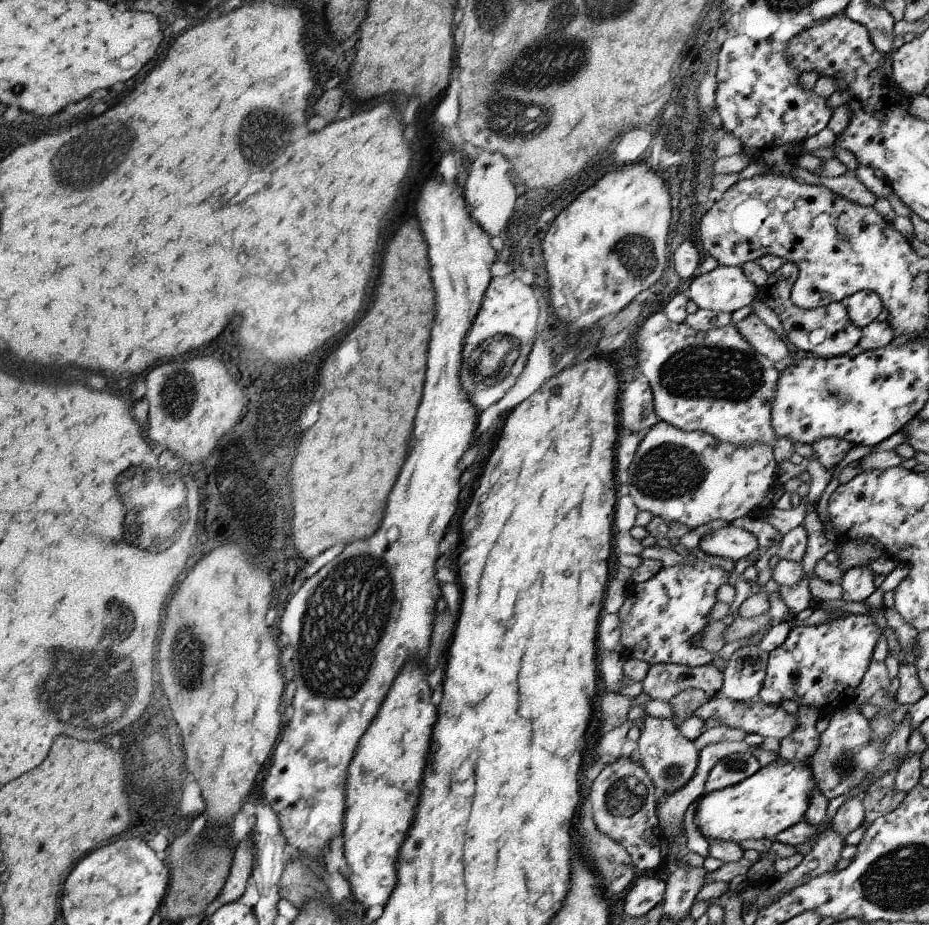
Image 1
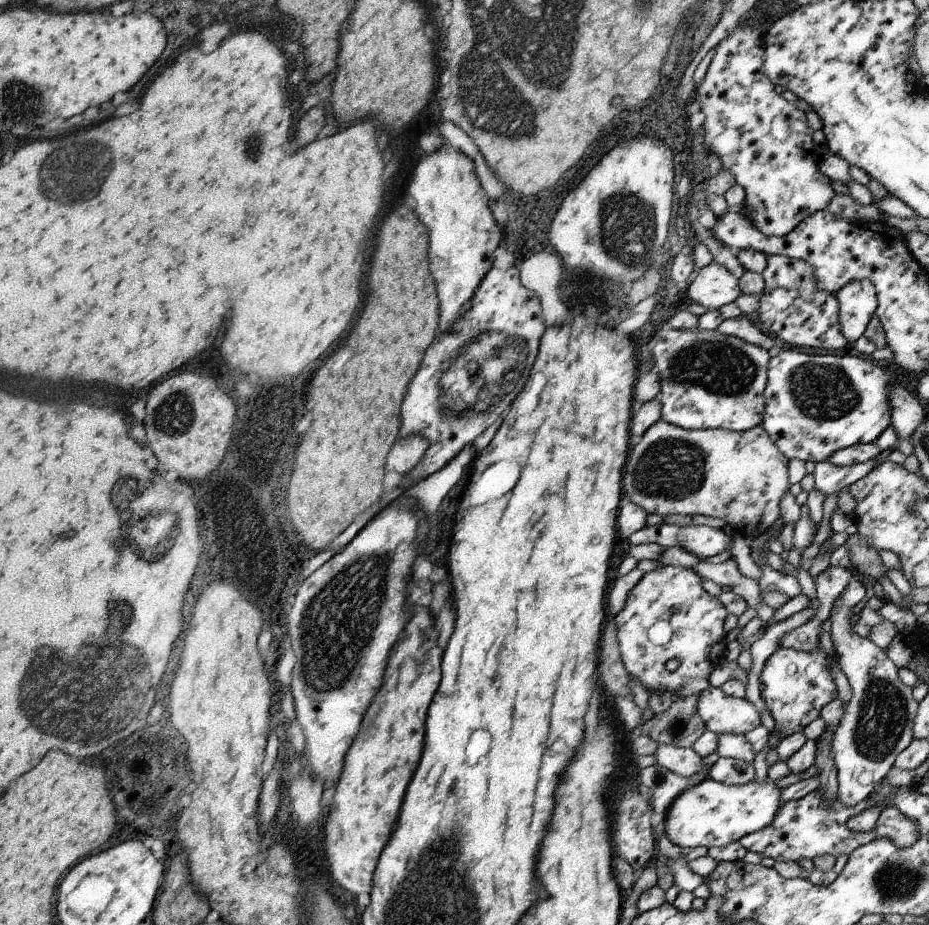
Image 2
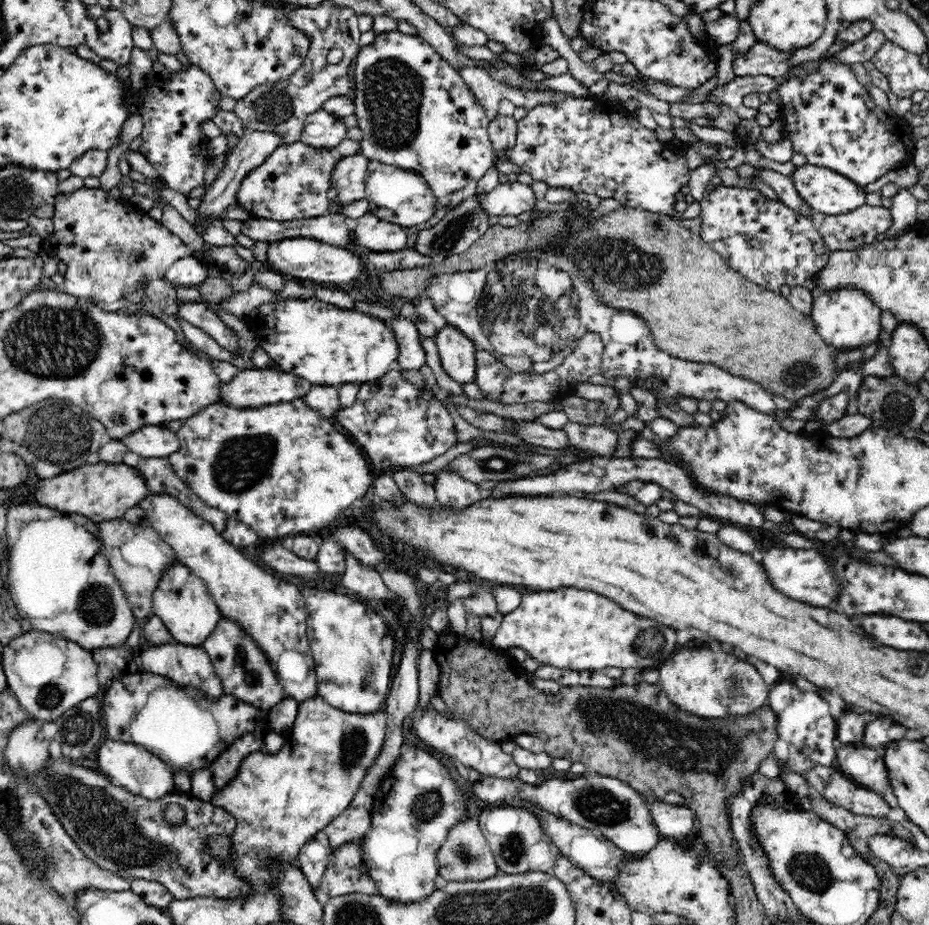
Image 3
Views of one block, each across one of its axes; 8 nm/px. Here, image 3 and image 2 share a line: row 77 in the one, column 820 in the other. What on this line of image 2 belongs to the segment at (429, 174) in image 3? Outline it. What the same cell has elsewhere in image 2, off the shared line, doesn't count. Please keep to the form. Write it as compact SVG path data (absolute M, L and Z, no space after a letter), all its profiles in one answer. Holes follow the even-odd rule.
M783 348L779 356L769 360L769 382L765 388L765 410L761 426L777 444L777 448L787 456L787 460L803 462L825 462L833 452L873 444L891 426L891 402L889 396L897 384L899 370L895 366L881 366L879 360L869 360L865 356L825 356L825 354L803 354L795 348Z

